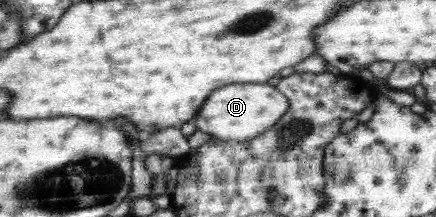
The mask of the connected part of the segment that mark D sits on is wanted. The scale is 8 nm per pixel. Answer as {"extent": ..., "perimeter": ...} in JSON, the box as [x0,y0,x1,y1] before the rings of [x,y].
{"extent":[195,82,290,140],"perimeter":[[[266,82],[234,83],[218,89],[210,96],[195,117],[196,130],[222,140],[253,139],[274,127],[290,108],[289,98]]]}

